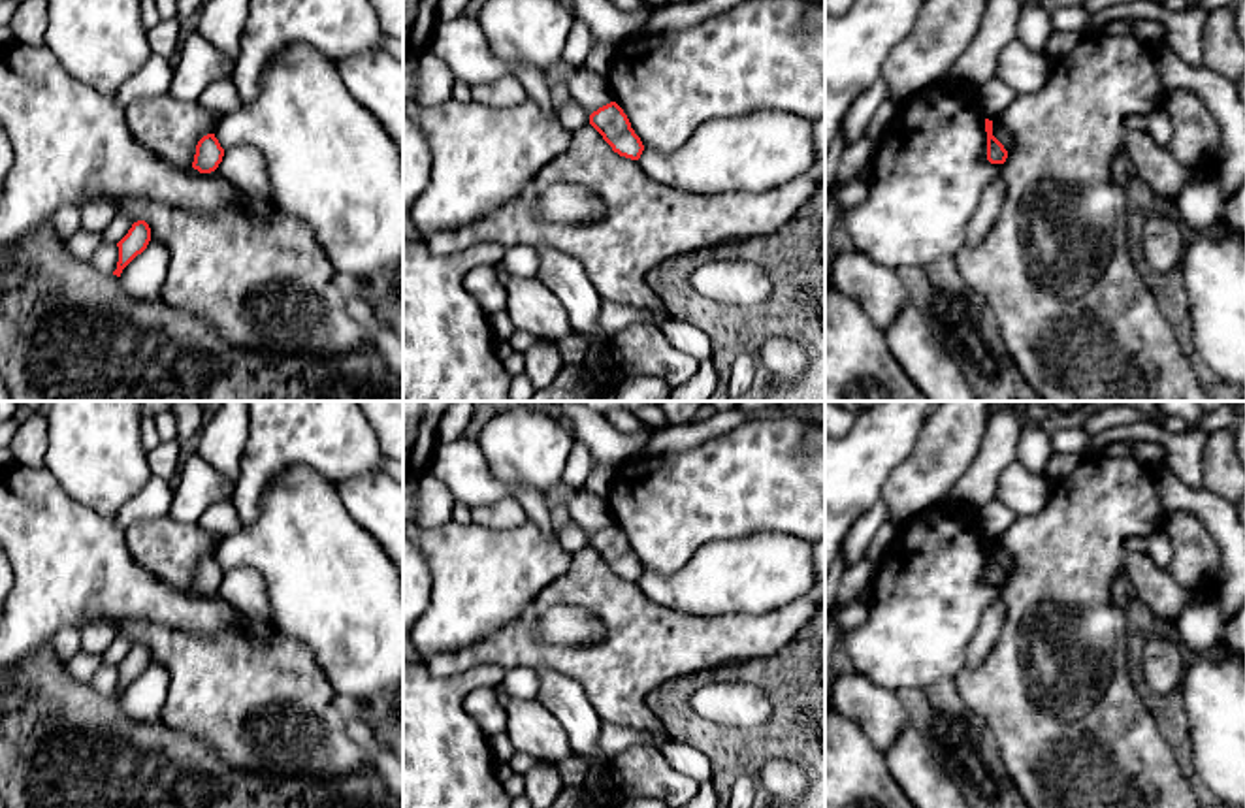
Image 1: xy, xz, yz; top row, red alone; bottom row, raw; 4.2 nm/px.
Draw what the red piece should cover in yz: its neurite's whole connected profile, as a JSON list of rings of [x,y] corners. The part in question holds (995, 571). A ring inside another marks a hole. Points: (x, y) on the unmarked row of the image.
[[[985,541],[987,554],[987,582],[991,586],[1004,586],[1008,580],[1008,573],[1004,567],[993,558],[993,542]]]

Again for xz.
[[[616,524],[593,533],[590,537],[590,546],[603,558],[614,574],[631,582],[640,580],[644,567]]]

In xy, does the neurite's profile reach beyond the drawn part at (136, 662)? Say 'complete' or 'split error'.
complete

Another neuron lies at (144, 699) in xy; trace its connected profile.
[[[151,661],[121,695],[121,704],[137,721],[162,719],[162,706],[168,697],[170,674],[164,665]]]

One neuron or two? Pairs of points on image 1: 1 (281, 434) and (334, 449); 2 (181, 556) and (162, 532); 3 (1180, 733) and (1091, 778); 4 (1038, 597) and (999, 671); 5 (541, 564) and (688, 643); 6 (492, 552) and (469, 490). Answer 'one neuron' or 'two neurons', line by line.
1: one neuron
2: one neuron
3: two neurons
4: one neuron
5: two neurons
6: two neurons

